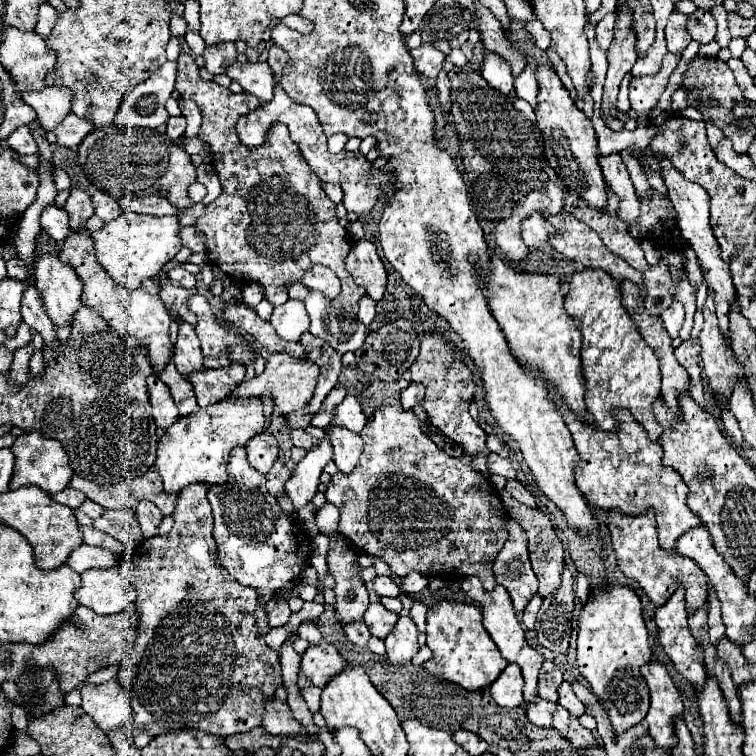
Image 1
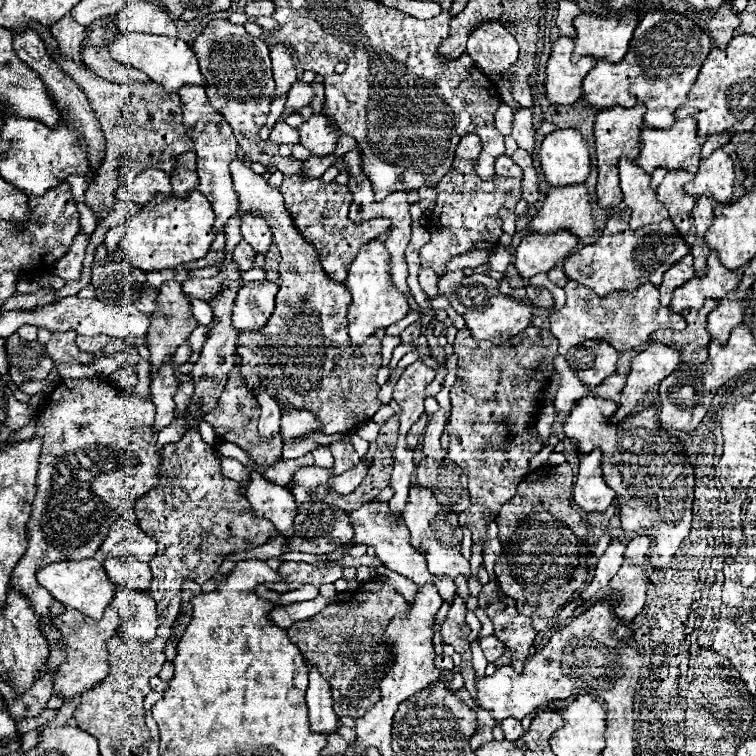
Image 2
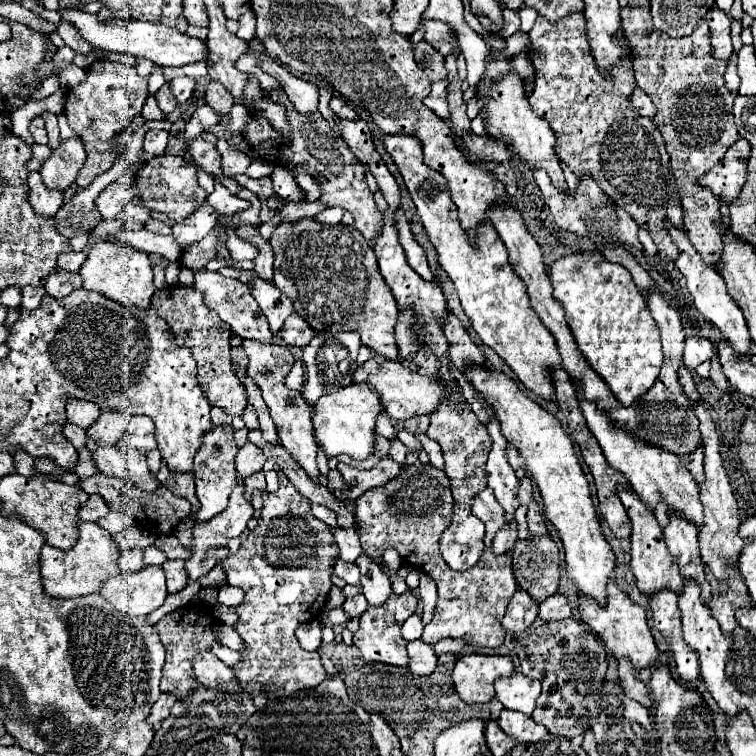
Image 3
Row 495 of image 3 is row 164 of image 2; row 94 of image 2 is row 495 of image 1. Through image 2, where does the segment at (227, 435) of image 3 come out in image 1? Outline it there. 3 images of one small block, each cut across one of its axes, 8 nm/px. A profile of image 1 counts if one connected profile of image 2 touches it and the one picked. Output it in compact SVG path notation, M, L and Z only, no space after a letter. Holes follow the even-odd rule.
M196 482L192 486L186 486L184 490L180 490L178 496L178 504L174 508L174 528L170 530L170 534L166 536L154 536L150 540L144 540L138 544L138 548L134 548L124 560L122 560L122 574L128 578L128 582L136 584L138 590L138 612L140 612L140 622L138 622L138 638L134 648L130 650L130 656L126 660L122 660L120 664L120 672L118 672L118 680L124 688L128 688L128 692L132 694L142 694L142 702L140 706L134 706L134 724L142 724L148 726L146 732L150 734L166 734L172 730L202 730L202 732L210 732L214 736L230 736L230 734L238 734L238 732L248 732L256 726L262 724L262 712L264 712L264 702L268 698L274 696L278 684L282 682L282 674L280 674L280 662L278 662L278 654L266 646L264 636L268 634L270 626L266 620L266 612L264 608L258 604L258 596L254 588L244 588L240 586L218 562L218 554L216 554L216 542L212 538L212 508L210 502L206 498L208 486L204 486L204 482Z

